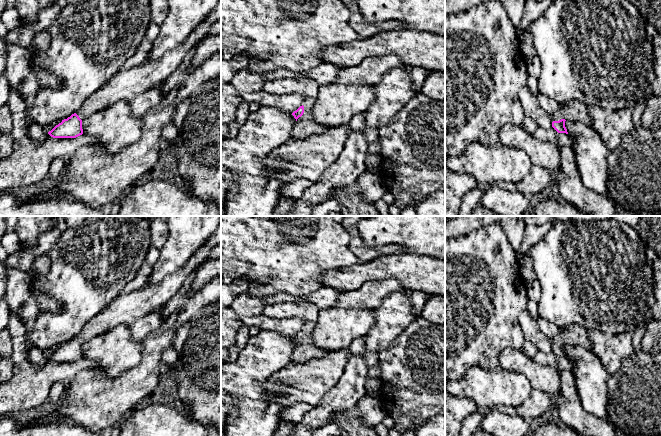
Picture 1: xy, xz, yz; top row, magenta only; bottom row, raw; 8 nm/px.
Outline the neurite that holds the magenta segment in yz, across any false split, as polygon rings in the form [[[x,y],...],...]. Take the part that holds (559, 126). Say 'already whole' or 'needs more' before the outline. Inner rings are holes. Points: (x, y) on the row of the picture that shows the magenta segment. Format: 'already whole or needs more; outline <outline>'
needs more; outline [[[572,101],[566,105],[560,105],[558,110],[551,116],[552,127],[558,133],[566,133],[565,121],[570,120],[575,123],[583,123],[587,126],[591,126],[592,122],[589,116],[588,107],[579,101]]]

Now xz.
needs more; outline [[[305,98],[303,104],[292,113],[296,122],[291,132],[291,139],[302,139],[304,137],[317,135],[325,132],[329,127],[318,123],[312,118],[314,99]]]

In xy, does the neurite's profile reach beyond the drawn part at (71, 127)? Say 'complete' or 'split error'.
split error

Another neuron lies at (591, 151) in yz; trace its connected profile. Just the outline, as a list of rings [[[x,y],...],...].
[[[565,121],[565,127],[572,140],[580,178],[585,187],[610,199],[608,194],[609,150],[590,126],[583,123]]]

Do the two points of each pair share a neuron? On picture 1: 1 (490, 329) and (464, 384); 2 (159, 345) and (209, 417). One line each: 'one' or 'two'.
1: two
2: two

